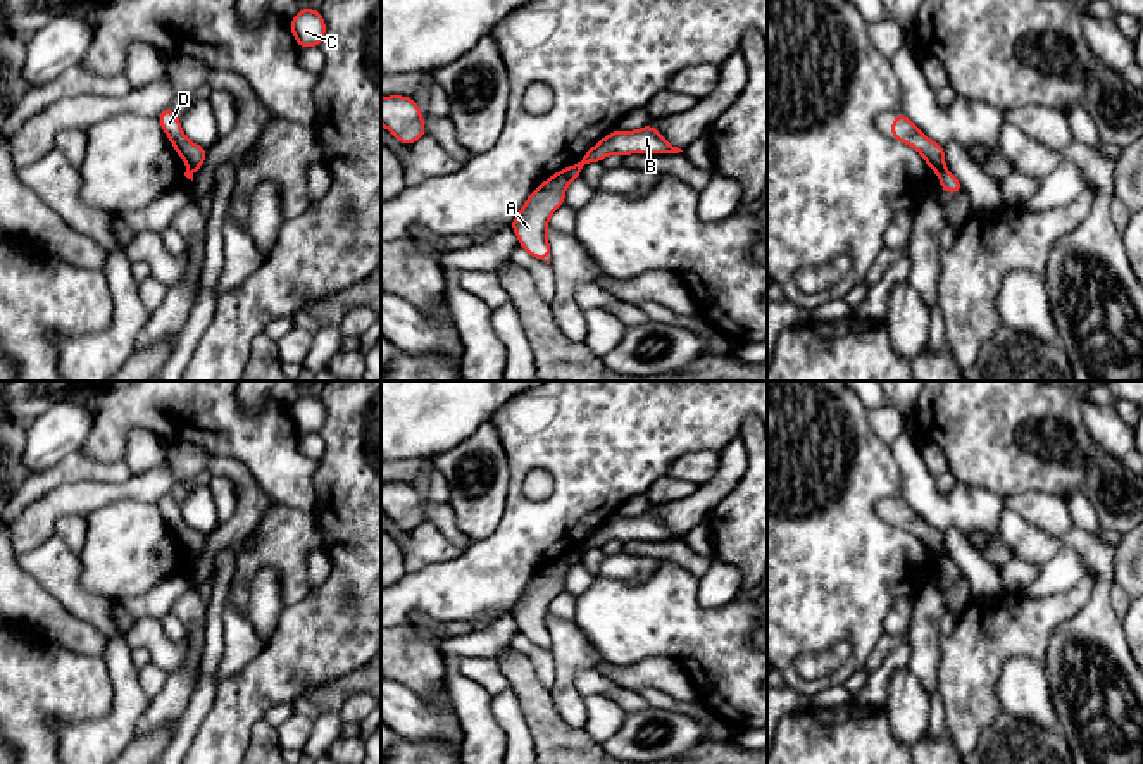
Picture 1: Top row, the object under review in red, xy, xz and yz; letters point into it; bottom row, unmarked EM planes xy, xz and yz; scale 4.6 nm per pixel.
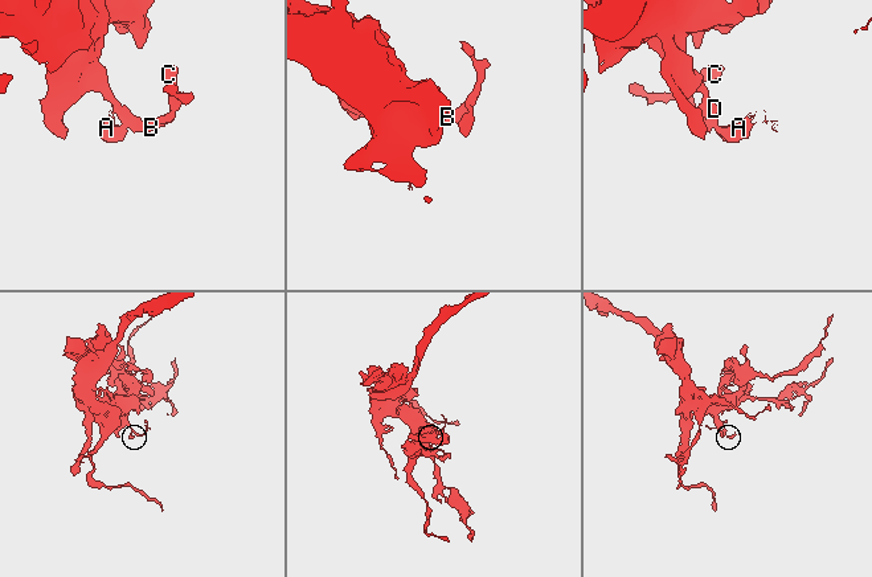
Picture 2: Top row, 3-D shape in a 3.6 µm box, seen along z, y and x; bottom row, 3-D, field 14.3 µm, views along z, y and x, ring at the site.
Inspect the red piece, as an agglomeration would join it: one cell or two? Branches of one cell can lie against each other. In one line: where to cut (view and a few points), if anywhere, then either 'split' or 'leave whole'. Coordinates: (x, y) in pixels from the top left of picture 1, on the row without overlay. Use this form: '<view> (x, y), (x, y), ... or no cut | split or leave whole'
yz (942, 551), (935, 557) | split

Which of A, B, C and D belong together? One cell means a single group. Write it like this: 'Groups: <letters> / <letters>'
Groups: A / B C D

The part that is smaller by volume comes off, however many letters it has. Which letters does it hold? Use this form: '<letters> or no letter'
A

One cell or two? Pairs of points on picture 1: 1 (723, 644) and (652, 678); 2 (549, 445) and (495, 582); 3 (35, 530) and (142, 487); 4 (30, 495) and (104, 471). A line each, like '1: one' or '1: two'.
1: two
2: one
3: one
4: one

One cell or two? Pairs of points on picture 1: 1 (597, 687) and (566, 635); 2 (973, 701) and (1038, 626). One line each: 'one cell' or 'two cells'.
1: two cells
2: one cell

